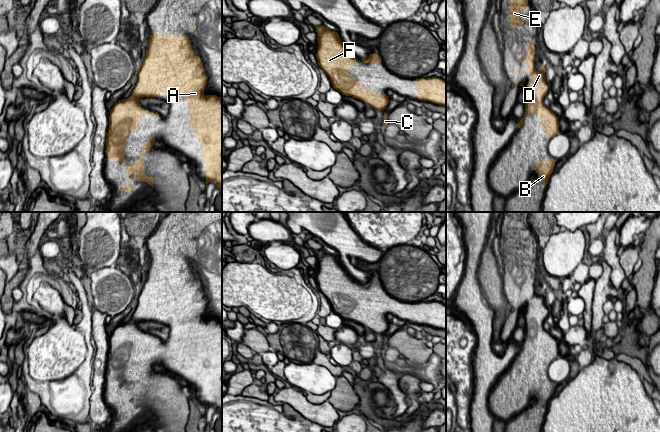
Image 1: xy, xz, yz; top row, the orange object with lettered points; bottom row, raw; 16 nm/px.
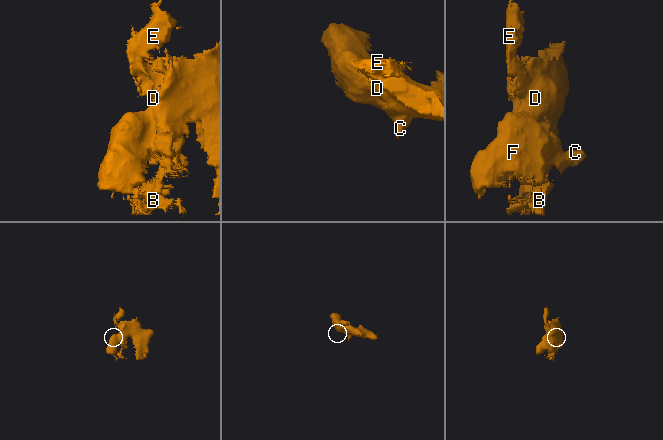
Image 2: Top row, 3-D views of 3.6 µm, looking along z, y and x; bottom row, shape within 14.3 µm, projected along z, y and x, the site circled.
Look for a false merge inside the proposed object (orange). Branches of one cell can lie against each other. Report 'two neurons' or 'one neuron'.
one neuron

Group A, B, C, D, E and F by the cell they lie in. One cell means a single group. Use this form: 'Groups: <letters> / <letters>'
Groups: A B C D E F

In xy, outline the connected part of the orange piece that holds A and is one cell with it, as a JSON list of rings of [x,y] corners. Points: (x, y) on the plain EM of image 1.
[[[150,258],[150,268],[146,274],[146,281],[141,290],[138,290],[138,304],[132,318],[128,323],[121,323],[115,327],[111,333],[109,340],[109,352],[106,362],[106,382],[116,384],[117,386],[125,387],[127,384],[124,381],[124,372],[126,371],[127,361],[134,352],[138,355],[138,347],[140,341],[148,339],[148,334],[143,332],[138,323],[143,321],[159,321],[161,317],[165,321],[184,322],[187,320],[187,330],[189,331],[189,351],[194,352],[194,356],[198,357],[200,371],[202,376],[202,386],[206,387],[206,408],[214,406],[222,415],[222,321],[217,321],[214,318],[204,320],[203,316],[206,312],[208,302],[205,299],[203,287],[200,281],[195,279],[190,263],[187,259],[168,260],[163,258]]]

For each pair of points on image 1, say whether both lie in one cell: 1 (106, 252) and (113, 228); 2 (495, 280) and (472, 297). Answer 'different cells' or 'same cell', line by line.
1: same cell
2: different cells

